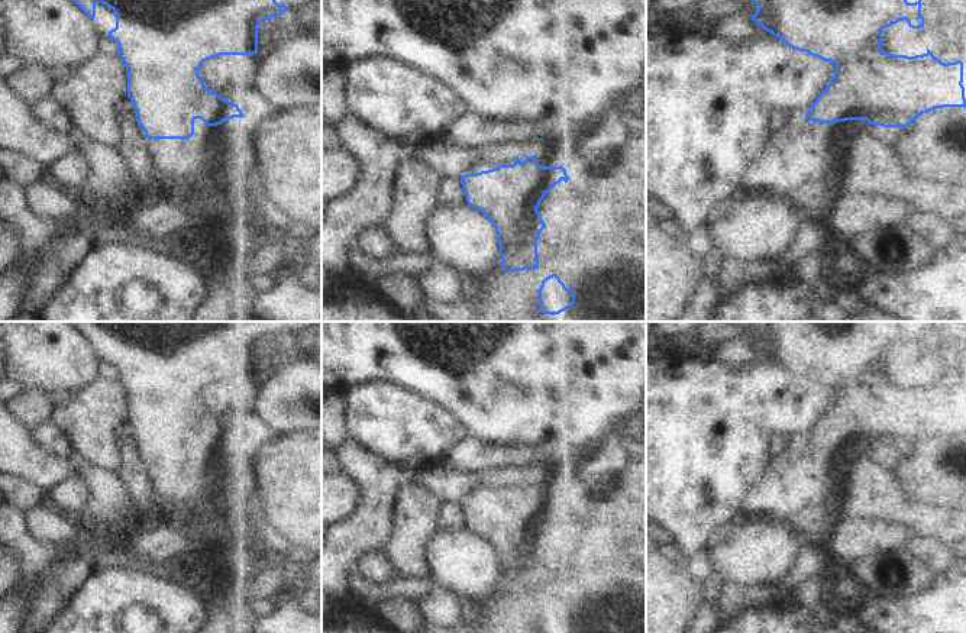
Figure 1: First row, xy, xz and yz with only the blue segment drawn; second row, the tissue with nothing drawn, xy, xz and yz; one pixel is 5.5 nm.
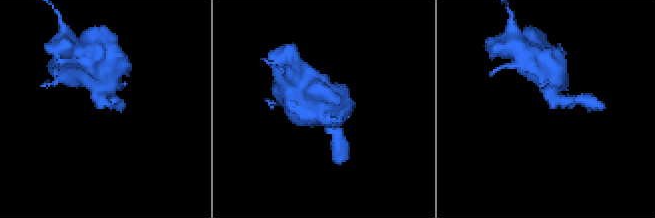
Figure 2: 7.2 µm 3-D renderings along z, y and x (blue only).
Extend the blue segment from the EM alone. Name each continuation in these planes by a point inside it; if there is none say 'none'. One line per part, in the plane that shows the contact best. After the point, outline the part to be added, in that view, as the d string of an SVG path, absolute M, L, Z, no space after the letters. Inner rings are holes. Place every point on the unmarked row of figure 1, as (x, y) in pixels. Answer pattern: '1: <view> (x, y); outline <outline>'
1: xz (542, 485); outline M536 482L540 491L562 491L558 482Z

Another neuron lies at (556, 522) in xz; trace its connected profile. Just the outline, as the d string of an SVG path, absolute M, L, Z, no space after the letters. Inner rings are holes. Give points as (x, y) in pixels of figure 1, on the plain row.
M562 504L556 508L549 517L546 517L545 523L540 526L537 535L545 548L549 548L550 539L558 533L563 533L566 530L568 523L568 508Z

